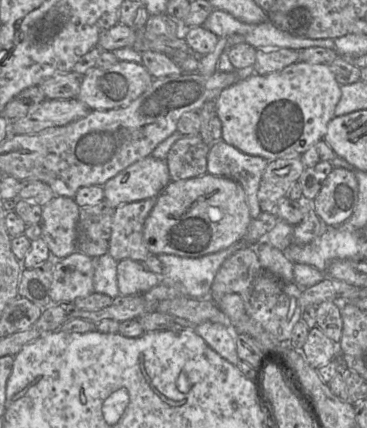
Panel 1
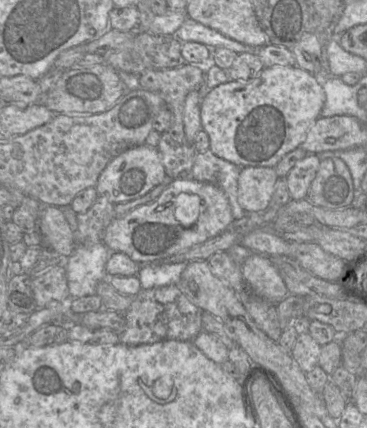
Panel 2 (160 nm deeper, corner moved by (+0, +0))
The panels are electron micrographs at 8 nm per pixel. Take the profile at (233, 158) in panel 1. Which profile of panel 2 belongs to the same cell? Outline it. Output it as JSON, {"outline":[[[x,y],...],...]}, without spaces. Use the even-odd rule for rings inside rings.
{"outline":[[[210,149],[198,152],[191,173],[193,179],[213,184],[227,195],[235,220],[242,219],[247,212],[237,200],[238,178],[241,168],[234,163],[216,156]]]}

